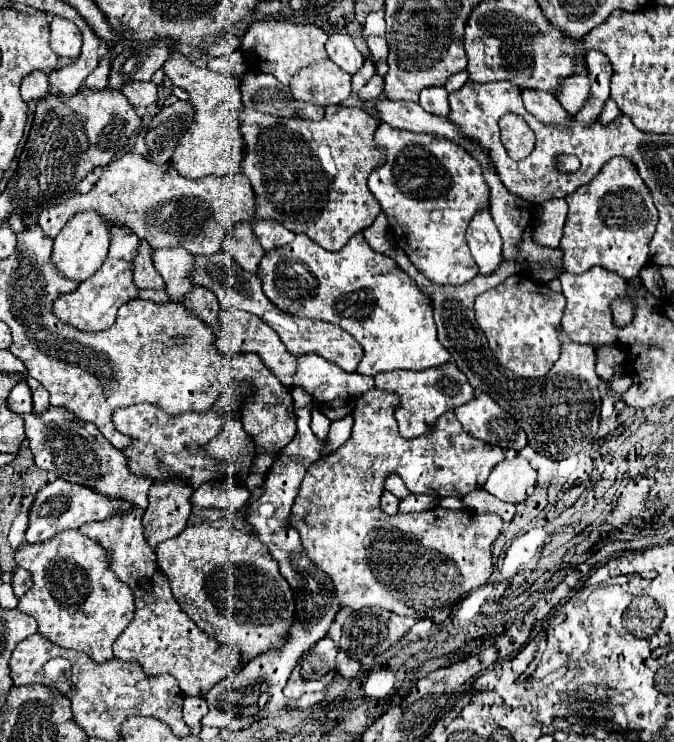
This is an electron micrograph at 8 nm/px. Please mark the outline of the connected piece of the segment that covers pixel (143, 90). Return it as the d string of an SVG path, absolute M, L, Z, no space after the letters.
M134 81L134 83L126 83L122 87L122 93L128 97L128 101L132 103L132 107L136 111L144 111L148 105L156 103L156 85L152 81L148 83L140 83L140 81Z

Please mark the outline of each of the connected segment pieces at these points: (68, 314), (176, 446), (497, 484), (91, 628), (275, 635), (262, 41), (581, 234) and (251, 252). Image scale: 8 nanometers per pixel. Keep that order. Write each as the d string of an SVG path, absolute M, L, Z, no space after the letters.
M106 259L104 265L84 283L78 285L76 291L62 295L54 301L52 305L52 313L66 325L72 325L80 331L104 331L108 329L114 319L116 319L116 311L120 309L122 303L134 299L138 293L138 287L132 281L132 267L130 263L122 261L122 259Z
M140 403L140 405L130 405L124 409L118 409L114 415L114 427L122 433L134 439L130 447L124 449L124 453L130 459L130 469L138 475L148 475L152 479L164 479L168 475L184 477L190 481L192 487L200 487L202 483L210 481L212 477L220 473L226 475L236 475L238 471L230 467L230 463L218 463L216 459L206 457L206 453L200 449L200 445L208 443L220 429L222 423L226 423L226 415L218 415L216 411L206 411L198 415L178 415L170 417L162 413L162 409L150 405L150 403Z
M504 459L490 473L484 489L502 501L520 503L524 501L528 487L534 485L536 473L526 459Z
M74 529L74 531L58 533L54 539L48 539L46 543L38 543L38 545L26 543L14 553L14 559L20 567L32 573L32 581L34 581L34 585L20 597L16 609L36 619L38 633L48 641L56 643L58 647L86 653L94 663L106 663L114 659L112 643L134 619L134 593L110 569L110 553L98 541Z
M228 519L204 521L188 525L182 533L156 547L156 561L160 571L168 577L170 589L182 611L210 637L222 645L240 649L240 667L254 657L282 647L288 641L288 631L294 623L296 603L294 593L278 569L278 561L268 555L266 547L254 539L252 533L236 529Z
M254 21L242 39L242 55L256 71L272 73L282 85L288 85L290 77L318 61L326 59L324 43L328 35L316 25L294 25L288 21Z
M626 157L610 159L594 181L566 195L570 207L560 247L564 251L564 269L584 273L594 265L632 279L648 263L648 243L658 223L658 211L652 203L650 189Z
M240 221L234 225L232 233L224 241L224 253L236 259L236 263L246 271L256 271L260 259L265 255L265 250L252 233L252 225Z

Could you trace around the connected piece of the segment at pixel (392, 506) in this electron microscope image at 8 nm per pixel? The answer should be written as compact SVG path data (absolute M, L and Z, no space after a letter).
M384 491L384 493L382 493L380 505L382 505L382 511L386 511L388 515L398 513L398 497L394 497L390 491Z

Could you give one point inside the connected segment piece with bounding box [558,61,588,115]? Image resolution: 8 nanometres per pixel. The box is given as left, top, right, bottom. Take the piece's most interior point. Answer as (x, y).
(574, 92)

